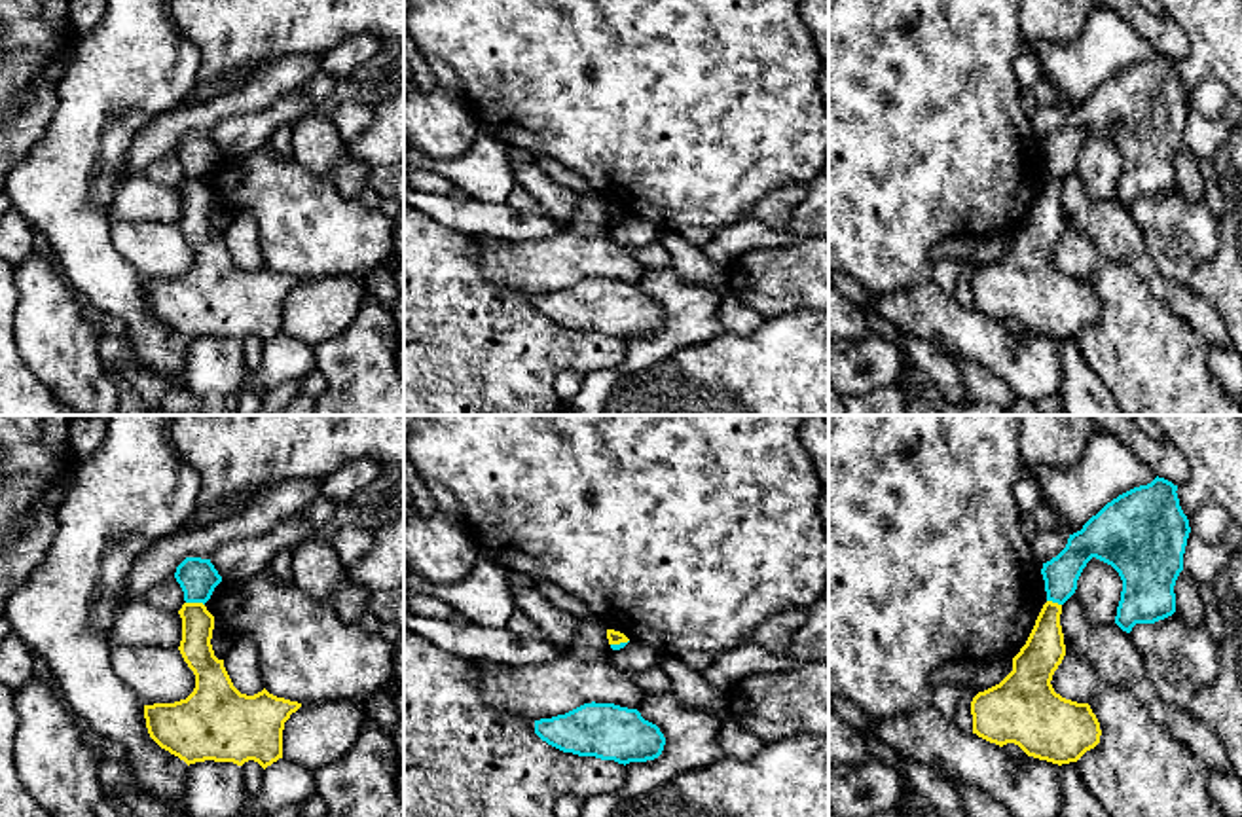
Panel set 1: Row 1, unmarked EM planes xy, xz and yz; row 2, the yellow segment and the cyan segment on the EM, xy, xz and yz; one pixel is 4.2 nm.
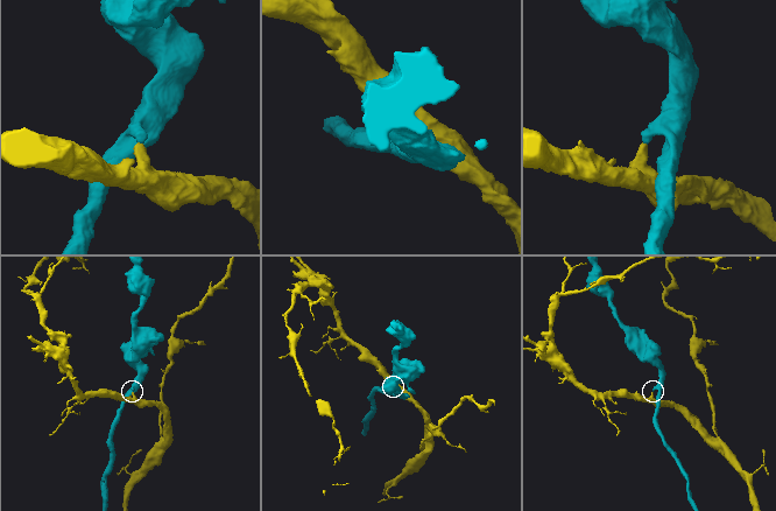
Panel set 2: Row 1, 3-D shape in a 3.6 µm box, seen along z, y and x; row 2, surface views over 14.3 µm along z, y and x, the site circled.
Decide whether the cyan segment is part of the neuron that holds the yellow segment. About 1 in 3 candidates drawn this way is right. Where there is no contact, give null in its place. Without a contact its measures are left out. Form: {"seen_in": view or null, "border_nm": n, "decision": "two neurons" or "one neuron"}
{"seen_in": "xy", "border_nm": 80, "decision": "two neurons"}

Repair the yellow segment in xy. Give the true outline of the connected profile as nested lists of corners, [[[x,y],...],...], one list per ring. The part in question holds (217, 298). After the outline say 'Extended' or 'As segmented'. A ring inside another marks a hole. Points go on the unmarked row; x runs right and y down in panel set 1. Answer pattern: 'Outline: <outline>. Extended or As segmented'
Outline: [[[184,178],[178,190],[182,193],[182,216],[178,226],[195,250],[195,263],[186,275],[144,281],[150,313],[188,341],[205,336],[243,341],[254,336],[265,345],[283,334],[284,298],[301,279],[277,273],[265,263],[254,271],[241,269],[233,262],[224,235],[214,231],[210,220],[214,191],[203,178]]]. As segmented

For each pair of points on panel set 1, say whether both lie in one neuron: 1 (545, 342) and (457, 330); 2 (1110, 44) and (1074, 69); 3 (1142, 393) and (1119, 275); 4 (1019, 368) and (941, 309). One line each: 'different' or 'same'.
1: same
2: same
3: same
4: same

